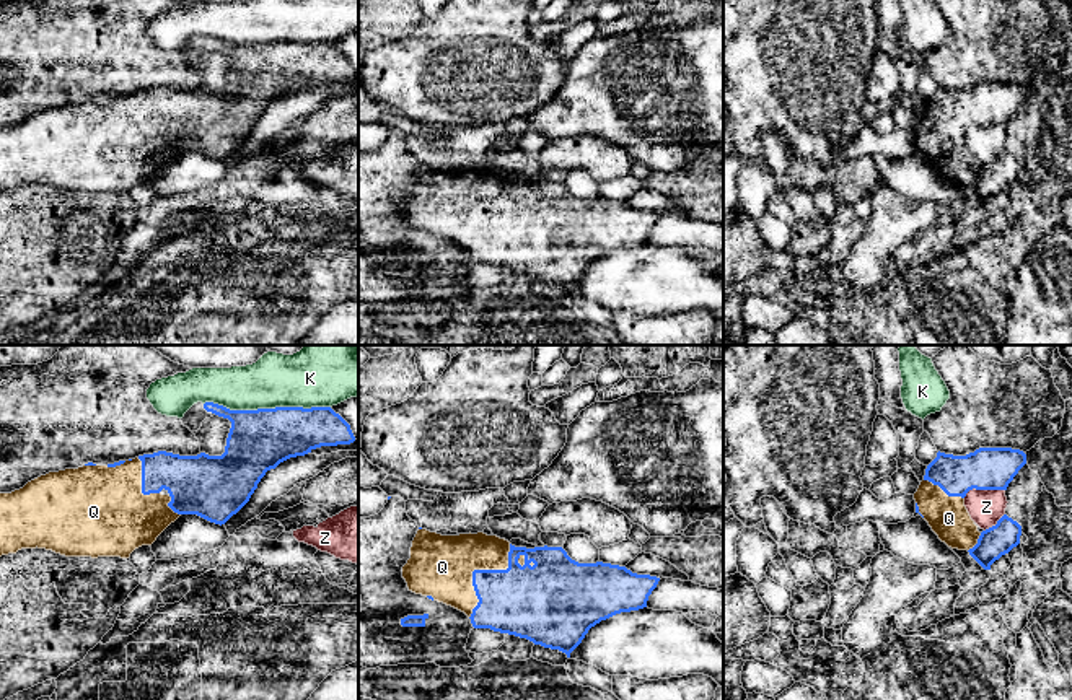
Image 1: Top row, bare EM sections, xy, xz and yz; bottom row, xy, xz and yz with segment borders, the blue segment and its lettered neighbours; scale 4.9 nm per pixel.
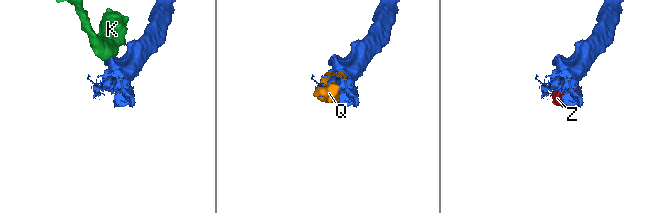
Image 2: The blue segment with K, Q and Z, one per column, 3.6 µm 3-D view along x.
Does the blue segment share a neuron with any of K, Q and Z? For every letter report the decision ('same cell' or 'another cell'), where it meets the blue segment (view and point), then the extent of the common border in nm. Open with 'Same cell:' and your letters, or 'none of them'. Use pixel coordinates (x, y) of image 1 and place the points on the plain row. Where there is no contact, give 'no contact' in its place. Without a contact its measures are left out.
Same cell: Q
K: another cell; contact xy (268, 44); length 600 nm
Q: same cell; contact xz (478, 205); length 420 nm
Z: another cell; contact yz (983, 124); length 220 nm

